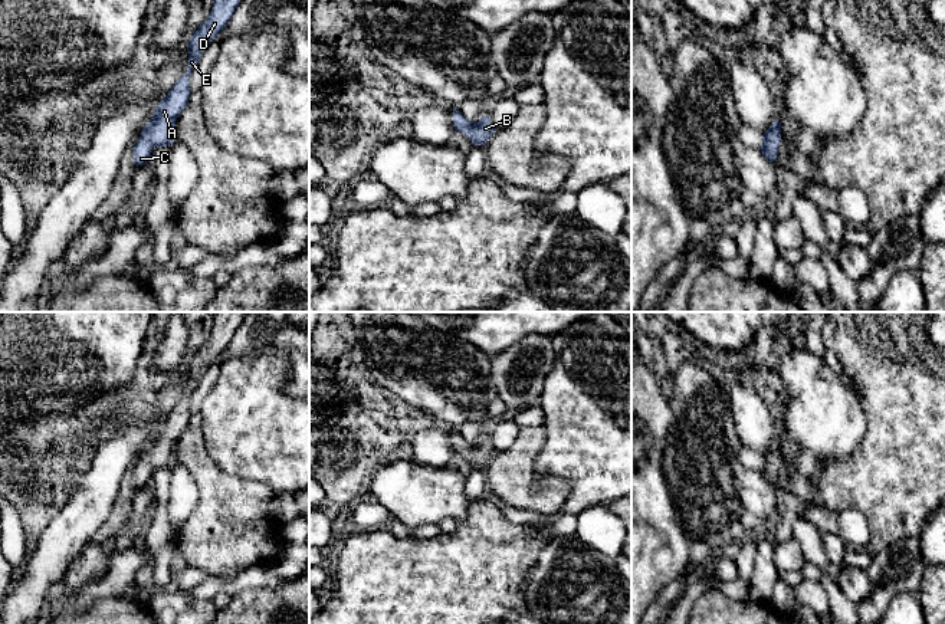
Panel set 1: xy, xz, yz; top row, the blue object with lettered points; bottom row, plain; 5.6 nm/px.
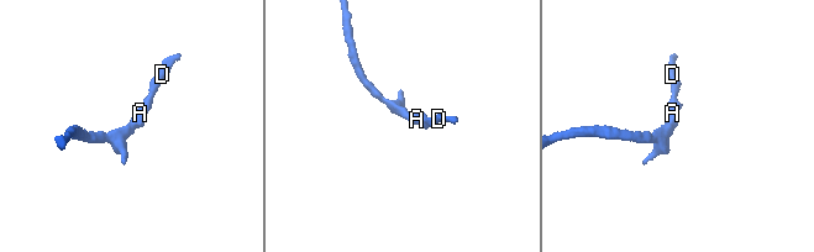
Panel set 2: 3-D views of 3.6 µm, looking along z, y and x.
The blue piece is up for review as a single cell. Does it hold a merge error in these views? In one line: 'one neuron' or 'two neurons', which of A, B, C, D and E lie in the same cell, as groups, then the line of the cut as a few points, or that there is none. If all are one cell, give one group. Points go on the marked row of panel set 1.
one neuron | A B C D E | no cut

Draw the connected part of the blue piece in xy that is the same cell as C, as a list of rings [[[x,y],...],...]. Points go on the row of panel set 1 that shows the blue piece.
[[[213,0],[209,17],[193,32],[188,40],[188,68],[160,101],[150,122],[141,129],[141,137],[134,144],[134,162],[144,165],[151,160],[154,147],[171,145],[174,125],[190,99],[190,73],[198,63],[207,45],[227,26],[234,9],[242,0]]]

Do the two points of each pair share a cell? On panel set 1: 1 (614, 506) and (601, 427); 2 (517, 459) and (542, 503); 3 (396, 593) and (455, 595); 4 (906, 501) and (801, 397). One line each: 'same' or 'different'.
1: different
2: same
3: same
4: different

